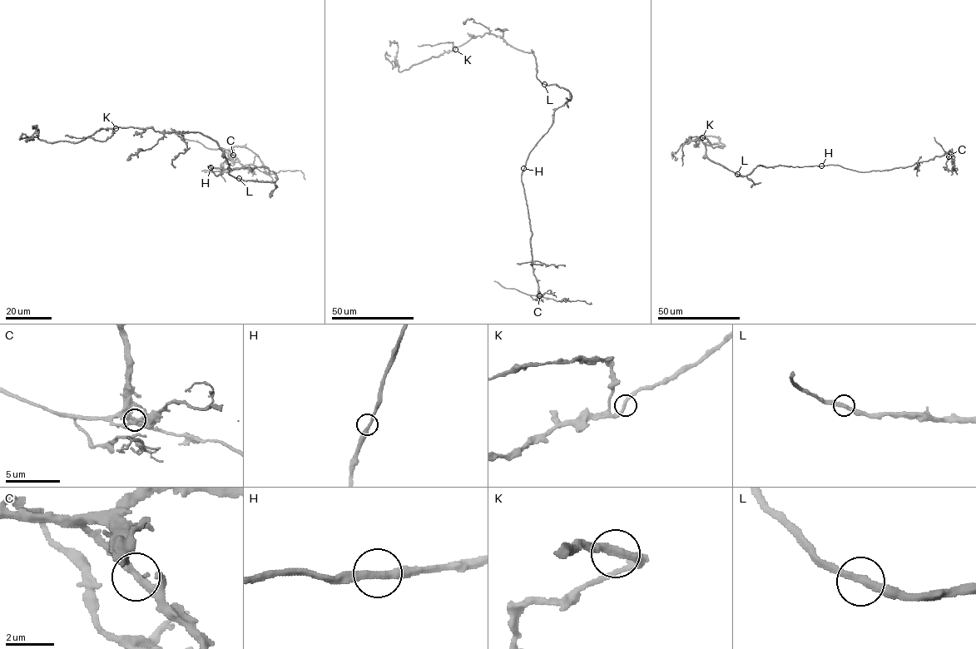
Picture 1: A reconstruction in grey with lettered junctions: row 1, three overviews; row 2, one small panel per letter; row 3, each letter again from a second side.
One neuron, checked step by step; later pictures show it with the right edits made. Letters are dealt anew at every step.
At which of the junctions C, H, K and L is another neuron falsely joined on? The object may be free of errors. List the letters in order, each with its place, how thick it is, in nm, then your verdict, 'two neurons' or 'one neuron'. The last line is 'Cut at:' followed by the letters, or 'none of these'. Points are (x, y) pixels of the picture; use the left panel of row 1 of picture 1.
C: place (233, 155); calibre 300 nm; one neuron
H: place (210, 167); calibre 300 nm; one neuron
K: place (116, 128); calibre 320 nm; one neuron
L: place (239, 178); calibre 320 nm; one neuron
Cut at: none of these

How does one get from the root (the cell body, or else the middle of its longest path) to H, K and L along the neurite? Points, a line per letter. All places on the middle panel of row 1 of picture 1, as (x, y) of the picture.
H: (568, 101), (555, 111), (552, 126), (530, 152), (523, 168)
K: (568, 101), (568, 91), (537, 78), (532, 52), (511, 47), (500, 37), (485, 33), (455, 49)
L: (568, 101), (571, 98), (568, 91), (555, 84), (544, 84)

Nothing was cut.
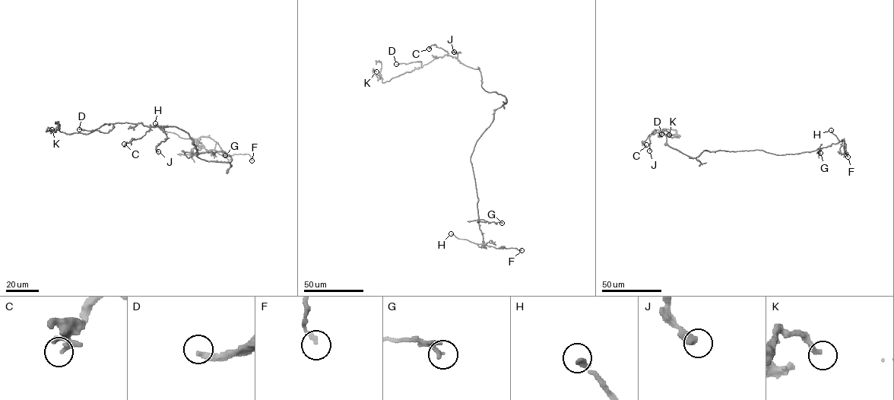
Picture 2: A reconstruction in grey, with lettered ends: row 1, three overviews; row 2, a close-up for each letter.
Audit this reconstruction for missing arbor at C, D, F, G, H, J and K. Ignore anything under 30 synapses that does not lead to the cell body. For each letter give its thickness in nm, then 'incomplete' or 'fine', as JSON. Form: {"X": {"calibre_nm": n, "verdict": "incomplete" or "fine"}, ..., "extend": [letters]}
{"C": {"calibre_nm": 240, "verdict": "fine"}, "D": {"calibre_nm": 320, "verdict": "fine"}, "F": {"calibre_nm": 200, "verdict": "fine"}, "G": {"calibre_nm": 200, "verdict": "fine"}, "H": {"calibre_nm": 240, "verdict": "incomplete"}, "J": {"calibre_nm": 360, "verdict": "fine"}, "K": {"calibre_nm": 240, "verdict": "fine"}, "extend": ["H"]}

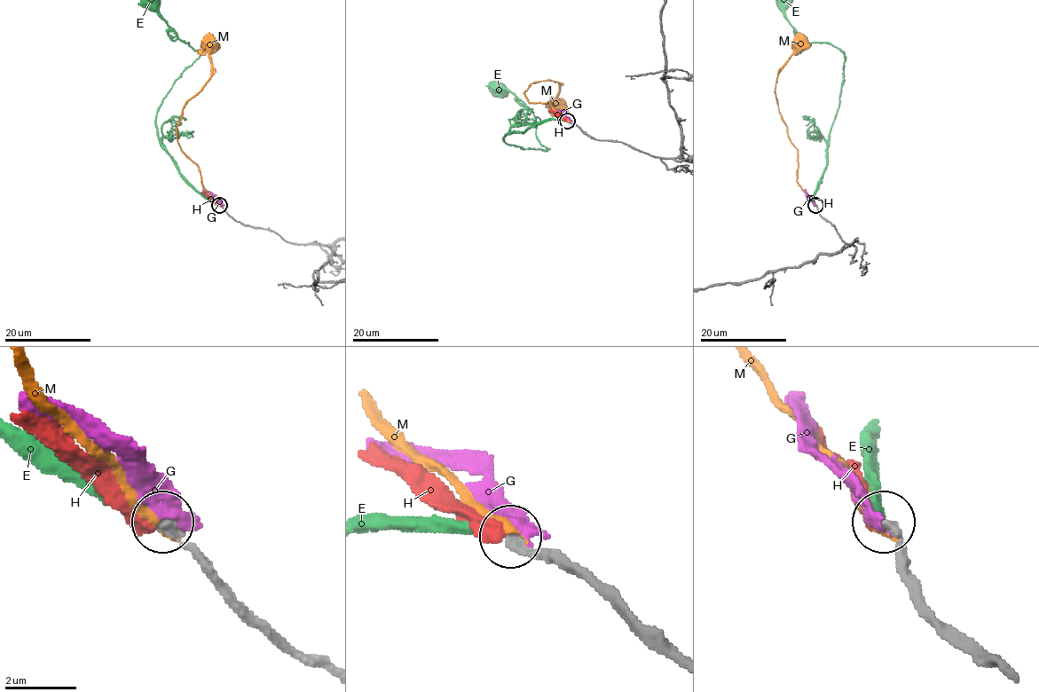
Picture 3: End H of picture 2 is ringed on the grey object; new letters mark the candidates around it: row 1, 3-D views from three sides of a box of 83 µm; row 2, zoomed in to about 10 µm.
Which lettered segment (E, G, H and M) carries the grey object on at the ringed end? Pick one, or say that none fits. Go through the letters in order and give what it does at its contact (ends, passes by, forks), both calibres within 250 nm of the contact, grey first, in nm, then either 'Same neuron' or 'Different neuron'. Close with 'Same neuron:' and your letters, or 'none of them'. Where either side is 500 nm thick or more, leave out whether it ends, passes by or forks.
E: It ends there. Thickness 240 nm (grey) against 360 nm. Different neuron
G: It ends there. Thickness 280 nm (grey) against 400 nm. Different neuron
H: It ends there. Thickness 240 nm (grey) against 400 nm. Different neuron
M: It ends there. Thickness 280 nm (grey) against 260 nm. Different neuron
Same neuron: none of them

